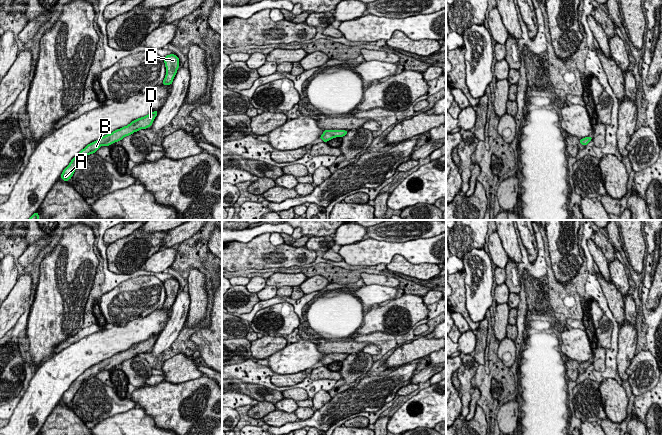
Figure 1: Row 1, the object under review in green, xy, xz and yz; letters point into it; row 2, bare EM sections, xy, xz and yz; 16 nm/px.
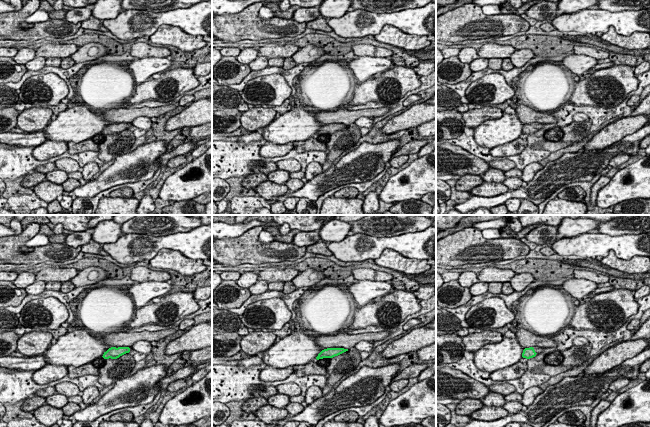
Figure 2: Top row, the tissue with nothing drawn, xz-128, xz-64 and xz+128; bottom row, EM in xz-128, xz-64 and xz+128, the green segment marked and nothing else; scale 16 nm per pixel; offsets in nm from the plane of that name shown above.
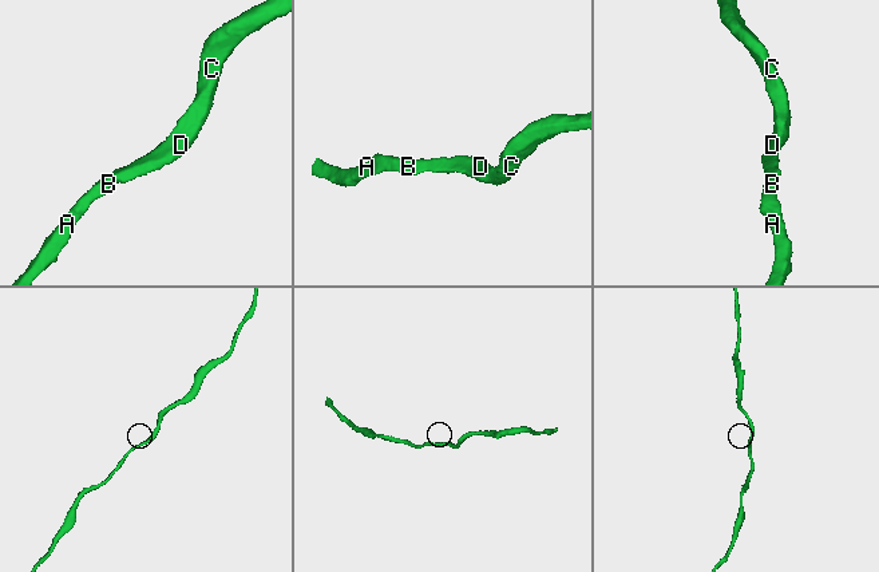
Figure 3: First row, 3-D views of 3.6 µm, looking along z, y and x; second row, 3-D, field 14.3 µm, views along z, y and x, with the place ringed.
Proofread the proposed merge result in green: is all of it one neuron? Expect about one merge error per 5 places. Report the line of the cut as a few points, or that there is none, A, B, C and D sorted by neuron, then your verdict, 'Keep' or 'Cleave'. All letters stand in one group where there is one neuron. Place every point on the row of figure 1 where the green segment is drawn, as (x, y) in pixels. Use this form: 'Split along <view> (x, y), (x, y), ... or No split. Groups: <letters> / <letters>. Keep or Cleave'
No split. Groups: A B C D. Keep

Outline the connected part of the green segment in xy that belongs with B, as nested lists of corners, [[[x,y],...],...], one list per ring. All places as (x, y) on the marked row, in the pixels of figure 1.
[[[158,111],[151,112],[145,117],[139,118],[131,122],[129,125],[122,127],[114,132],[101,137],[100,139],[88,144],[83,150],[81,150],[70,162],[70,164],[63,170],[61,178],[64,181],[69,181],[72,178],[76,168],[80,164],[83,157],[86,155],[96,153],[100,146],[109,146],[114,142],[122,140],[124,137],[131,135],[132,133],[139,131],[140,129],[146,129],[150,127],[158,114]]]

